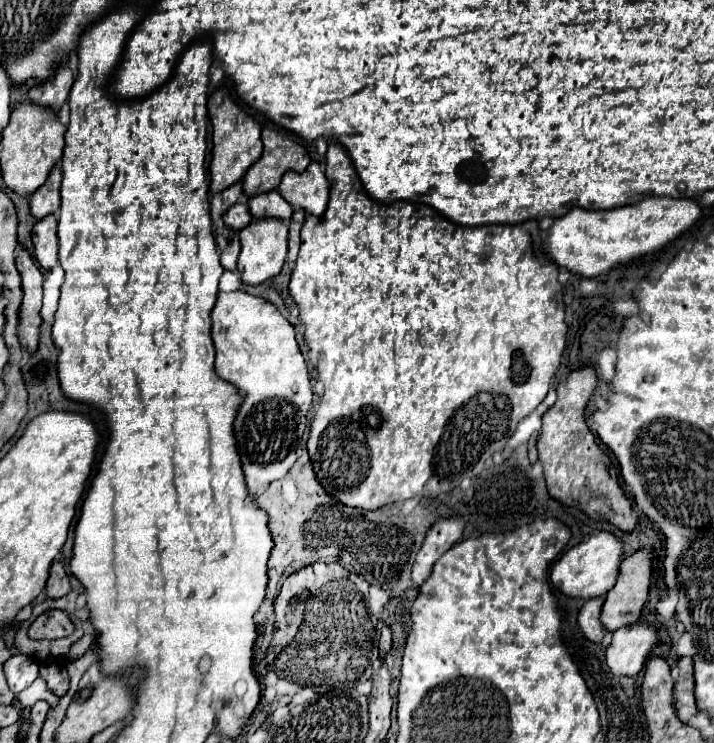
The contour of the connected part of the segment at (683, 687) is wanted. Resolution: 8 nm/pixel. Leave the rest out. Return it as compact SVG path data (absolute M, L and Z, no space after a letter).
M683 656L677 662L681 676L675 682L675 708L679 710L679 718L683 718L683 722L689 722L697 712L697 704L695 704L695 678L693 678L693 658L691 656Z

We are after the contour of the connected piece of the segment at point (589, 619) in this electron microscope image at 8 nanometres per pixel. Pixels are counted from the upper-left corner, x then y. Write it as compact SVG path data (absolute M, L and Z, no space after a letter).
M591 598L587 600L581 610L579 610L579 628L583 630L585 638L591 642L601 642L607 634L603 622L601 622L601 608L603 608L603 598Z

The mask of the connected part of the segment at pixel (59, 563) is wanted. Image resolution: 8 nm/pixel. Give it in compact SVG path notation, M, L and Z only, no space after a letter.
M57 558L51 566L51 576L49 576L49 582L47 582L47 594L49 598L61 598L65 596L67 592L71 590L71 584L69 584L69 574L65 570L65 564L61 558Z

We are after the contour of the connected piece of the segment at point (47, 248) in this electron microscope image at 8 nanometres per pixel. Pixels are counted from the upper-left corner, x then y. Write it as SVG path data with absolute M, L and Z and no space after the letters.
M47 214L37 220L33 226L33 246L35 258L41 268L49 270L57 262L57 218L55 214Z

